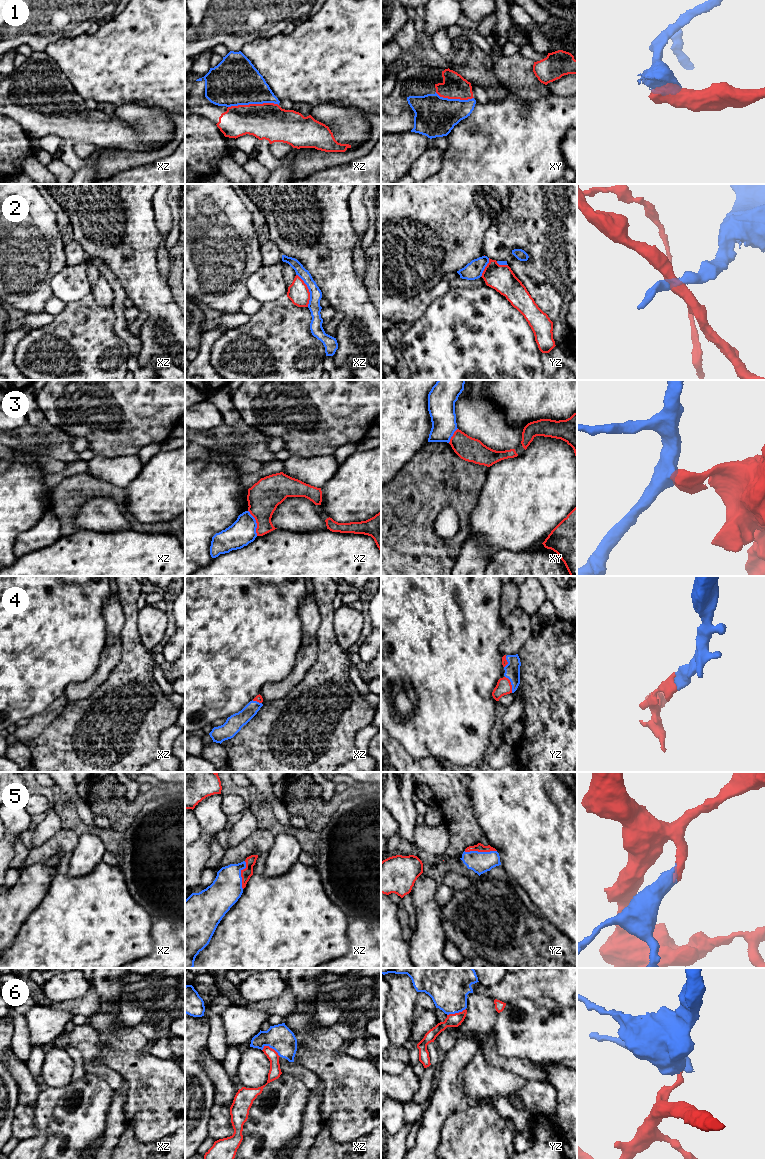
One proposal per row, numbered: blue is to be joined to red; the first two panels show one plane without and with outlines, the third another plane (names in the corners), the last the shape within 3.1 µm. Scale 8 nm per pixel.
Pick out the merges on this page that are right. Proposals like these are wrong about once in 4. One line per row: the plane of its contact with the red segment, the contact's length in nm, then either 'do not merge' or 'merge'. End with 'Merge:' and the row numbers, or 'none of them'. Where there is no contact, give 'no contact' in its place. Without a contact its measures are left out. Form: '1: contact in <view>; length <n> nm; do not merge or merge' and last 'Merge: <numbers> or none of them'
1: contact in xz; length 400 nm; merge
2: contact in xz; length 280 nm; do not merge
3: contact in xz; length 220 nm; do not merge
4: contact in yz; length 150 nm; merge
5: contact in yz; length 260 nm; merge
6: contact in xz; length 170 nm; do not merge
Merge: 1, 4, 5

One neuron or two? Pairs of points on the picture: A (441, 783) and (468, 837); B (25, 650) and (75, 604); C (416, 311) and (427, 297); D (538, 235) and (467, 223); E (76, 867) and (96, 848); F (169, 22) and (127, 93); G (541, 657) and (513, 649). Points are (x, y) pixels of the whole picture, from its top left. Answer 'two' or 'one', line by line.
A: one
B: one
C: one
D: two
E: one
F: one
G: two

